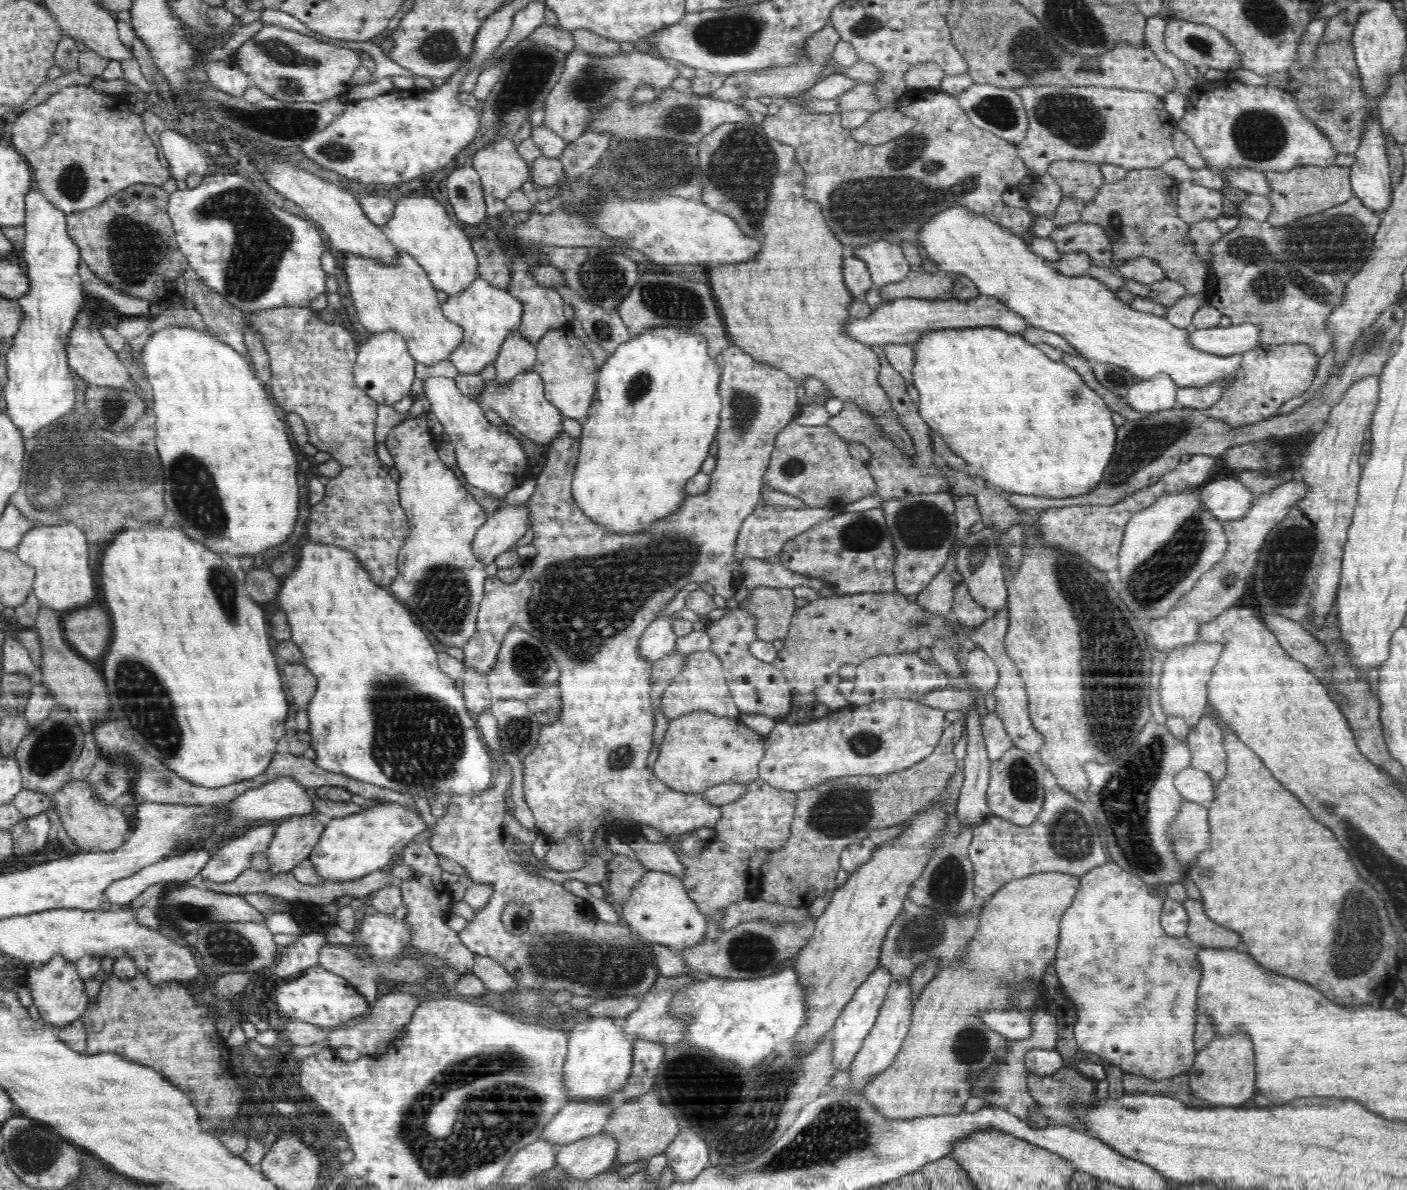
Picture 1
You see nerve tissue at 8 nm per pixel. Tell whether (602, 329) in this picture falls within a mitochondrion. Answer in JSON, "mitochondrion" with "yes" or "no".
{"mitochondrion":"yes"}

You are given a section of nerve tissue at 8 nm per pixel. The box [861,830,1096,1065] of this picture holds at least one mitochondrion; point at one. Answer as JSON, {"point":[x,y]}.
{"point":[921,933]}

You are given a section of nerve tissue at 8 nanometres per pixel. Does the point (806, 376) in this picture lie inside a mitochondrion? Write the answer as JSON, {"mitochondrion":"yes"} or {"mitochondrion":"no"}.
{"mitochondrion":"no"}

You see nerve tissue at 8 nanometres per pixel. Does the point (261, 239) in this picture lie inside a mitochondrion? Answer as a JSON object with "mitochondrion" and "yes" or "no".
{"mitochondrion":"yes"}

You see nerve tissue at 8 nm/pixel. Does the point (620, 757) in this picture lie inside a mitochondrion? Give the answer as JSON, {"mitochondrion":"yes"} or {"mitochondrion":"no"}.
{"mitochondrion":"yes"}

